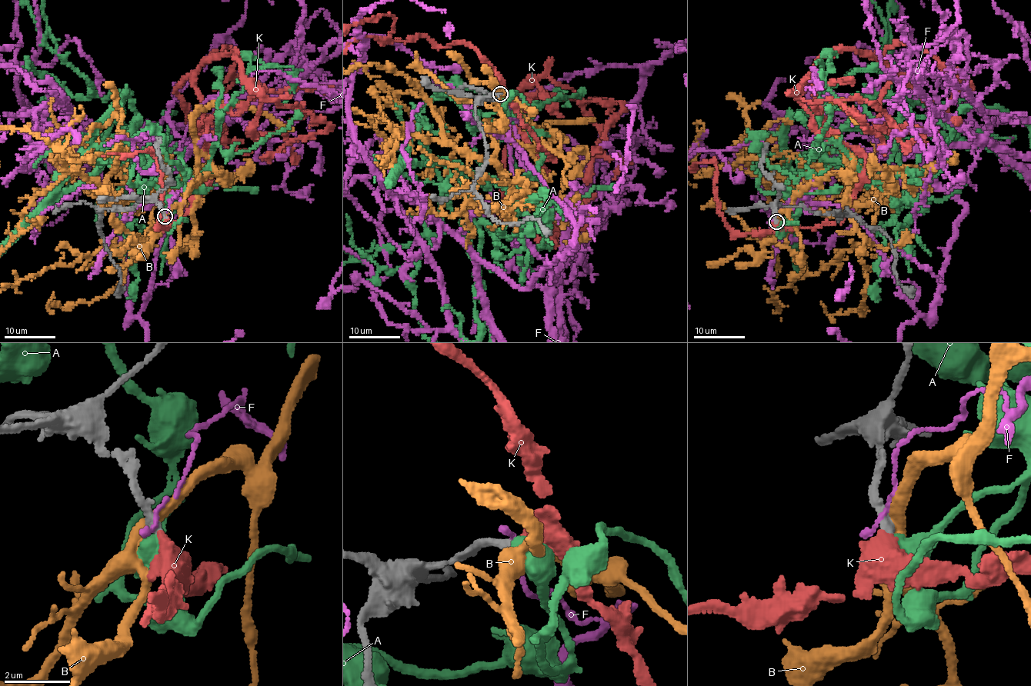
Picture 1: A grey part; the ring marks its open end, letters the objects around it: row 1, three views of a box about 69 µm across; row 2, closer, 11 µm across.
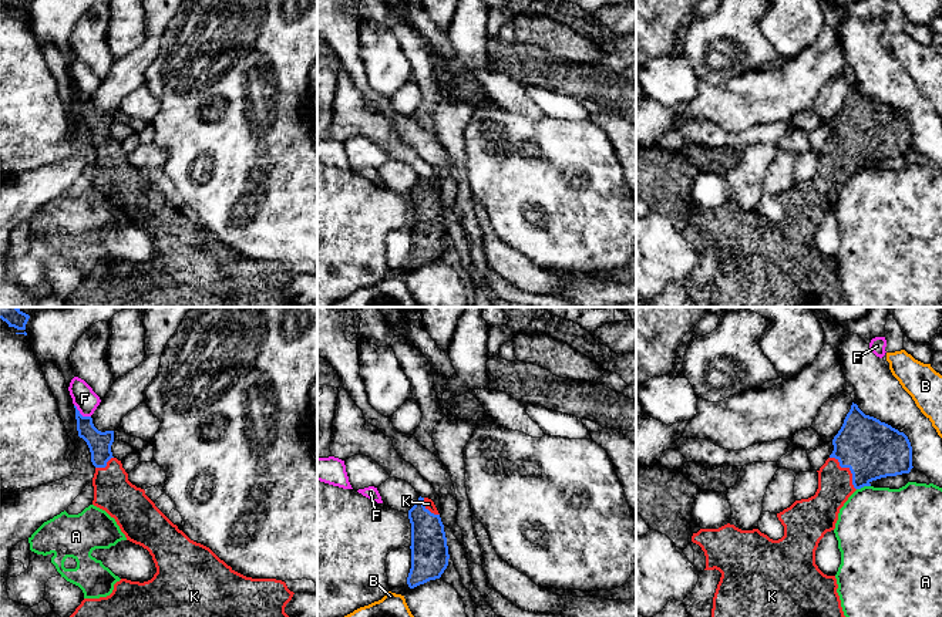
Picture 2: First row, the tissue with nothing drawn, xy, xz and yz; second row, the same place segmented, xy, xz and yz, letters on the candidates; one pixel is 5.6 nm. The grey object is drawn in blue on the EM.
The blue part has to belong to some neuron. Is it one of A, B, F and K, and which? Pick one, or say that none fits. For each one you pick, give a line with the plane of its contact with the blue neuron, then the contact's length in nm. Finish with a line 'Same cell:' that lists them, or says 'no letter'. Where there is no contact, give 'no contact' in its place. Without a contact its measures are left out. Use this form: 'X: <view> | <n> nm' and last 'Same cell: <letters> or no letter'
K: yz | 240 nm
Same cell: K

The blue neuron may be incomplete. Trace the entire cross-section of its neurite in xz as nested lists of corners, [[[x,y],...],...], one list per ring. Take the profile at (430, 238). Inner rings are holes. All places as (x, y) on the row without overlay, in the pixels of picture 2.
[[[418,179],[408,192],[411,205],[411,250],[407,266],[414,270],[440,260],[448,247],[448,227],[440,195],[428,179]]]

